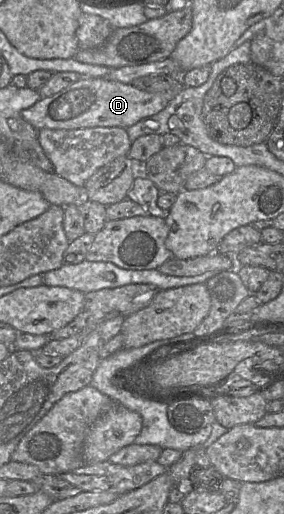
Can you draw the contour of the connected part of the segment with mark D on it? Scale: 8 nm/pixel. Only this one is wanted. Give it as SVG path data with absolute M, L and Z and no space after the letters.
M82 77L62 91L46 98L41 98L33 106L23 109L21 117L35 129L79 129L92 127L128 127L159 113L170 100L158 93L140 90L133 85L108 80L103 77Z

